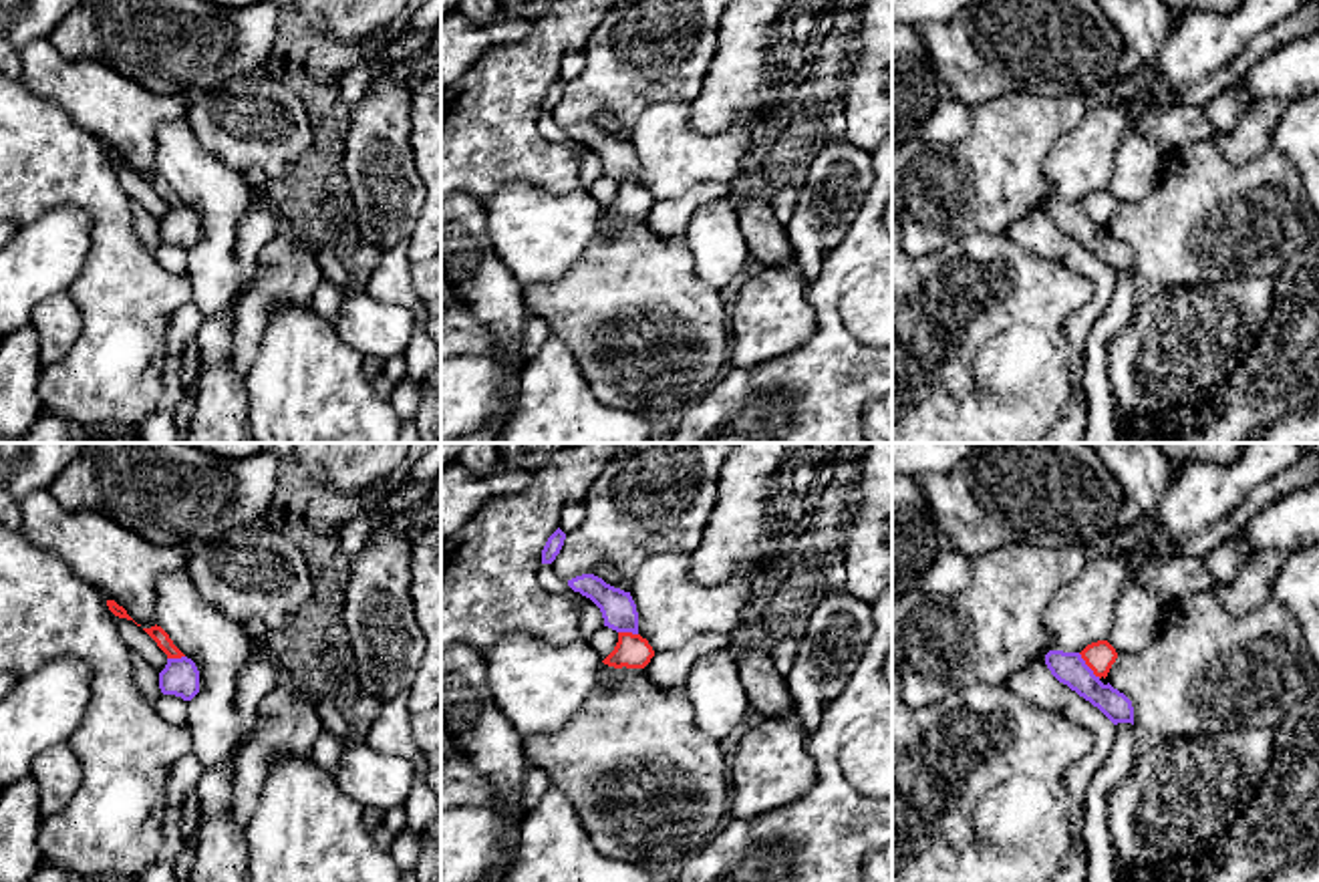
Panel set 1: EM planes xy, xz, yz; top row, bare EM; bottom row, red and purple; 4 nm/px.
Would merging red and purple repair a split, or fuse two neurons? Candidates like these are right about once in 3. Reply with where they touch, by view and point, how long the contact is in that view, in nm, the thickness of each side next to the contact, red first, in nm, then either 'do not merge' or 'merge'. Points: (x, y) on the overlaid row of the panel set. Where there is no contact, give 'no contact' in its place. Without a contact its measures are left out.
contact yz (1088, 665); length 140 nm; calibres 120 and 130 nm; do not merge

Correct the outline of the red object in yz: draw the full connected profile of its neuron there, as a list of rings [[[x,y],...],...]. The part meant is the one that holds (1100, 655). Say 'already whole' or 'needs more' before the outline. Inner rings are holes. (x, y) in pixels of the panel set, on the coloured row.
already whole; [[[1097,640],[1087,644],[1081,652],[1085,665],[1093,671],[1095,677],[1108,677],[1112,665],[1118,658],[1116,648],[1108,640]]]

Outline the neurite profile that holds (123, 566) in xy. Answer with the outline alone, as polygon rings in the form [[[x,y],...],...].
[[[46,489],[28,493],[18,501],[22,536],[36,548],[58,556],[81,580],[95,586],[107,600],[115,600],[141,626],[155,626],[155,584],[161,574],[187,572],[185,546],[157,546],[97,511],[70,511]]]

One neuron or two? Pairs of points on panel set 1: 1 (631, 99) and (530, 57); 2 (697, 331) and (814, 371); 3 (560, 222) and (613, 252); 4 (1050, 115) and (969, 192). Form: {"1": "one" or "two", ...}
{"1": "two", "2": "two", "3": "two", "4": "one"}

